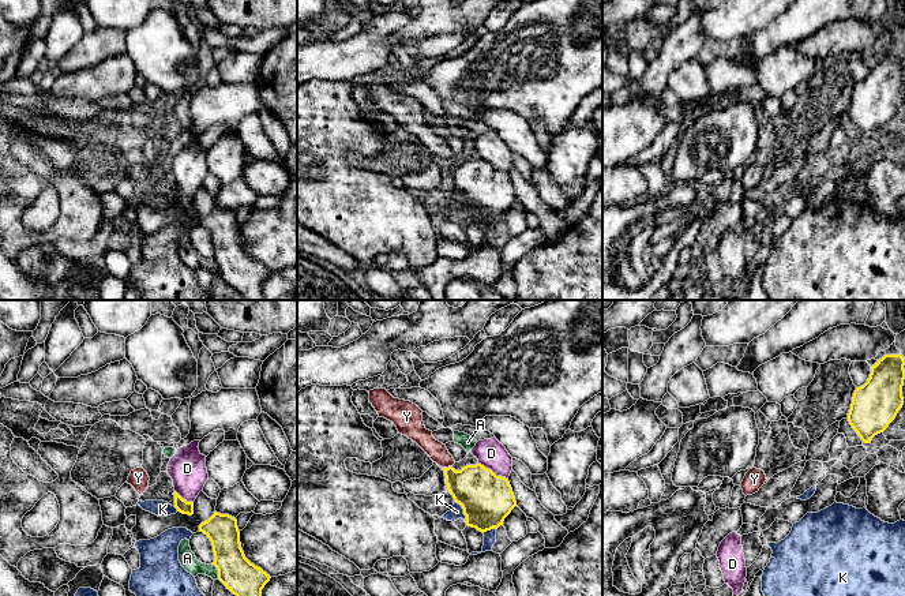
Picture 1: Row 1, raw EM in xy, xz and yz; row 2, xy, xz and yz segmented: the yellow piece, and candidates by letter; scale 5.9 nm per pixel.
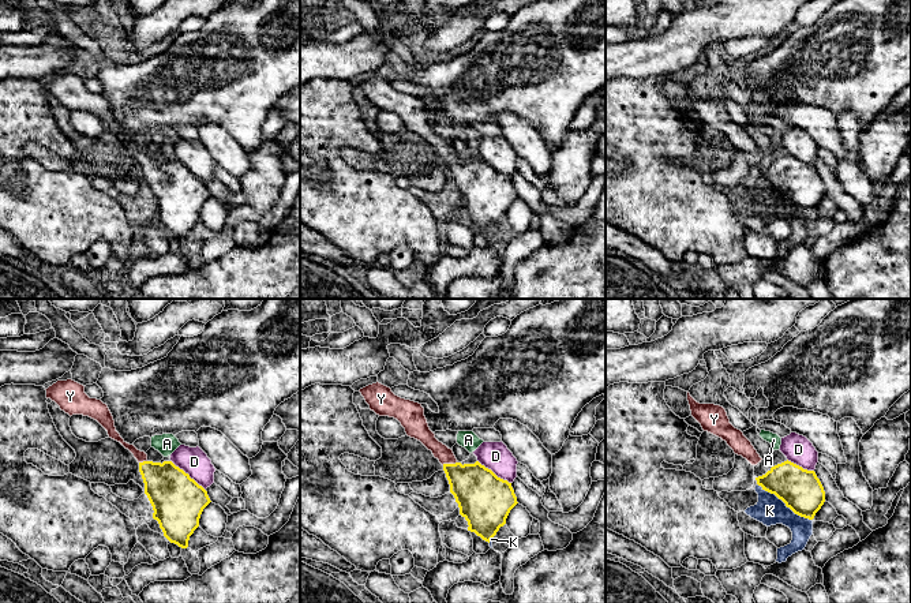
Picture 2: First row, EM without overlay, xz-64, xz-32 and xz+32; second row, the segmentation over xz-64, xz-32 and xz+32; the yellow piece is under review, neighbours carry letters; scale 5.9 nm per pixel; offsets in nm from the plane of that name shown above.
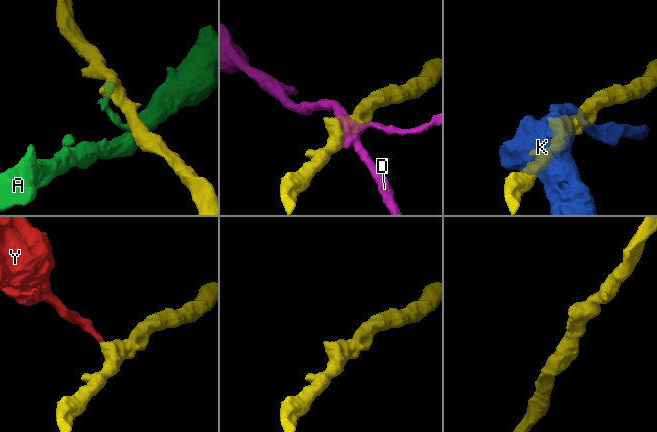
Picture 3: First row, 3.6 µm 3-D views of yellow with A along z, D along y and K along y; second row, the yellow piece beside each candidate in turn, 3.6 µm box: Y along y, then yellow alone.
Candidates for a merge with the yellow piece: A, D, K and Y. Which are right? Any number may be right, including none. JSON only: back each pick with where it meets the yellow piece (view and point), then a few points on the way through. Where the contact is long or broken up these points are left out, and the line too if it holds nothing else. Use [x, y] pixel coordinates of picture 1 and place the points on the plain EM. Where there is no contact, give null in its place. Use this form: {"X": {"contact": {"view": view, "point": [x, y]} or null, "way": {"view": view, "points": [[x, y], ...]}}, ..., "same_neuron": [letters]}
{"Y": {"contact": {"view": "xz", "point": [449, 161]}, "way": {"view": "xz", "points": [[481, 188], [465, 180], [449, 161], [438, 146]]}}, "same_neuron": ["Y"]}

